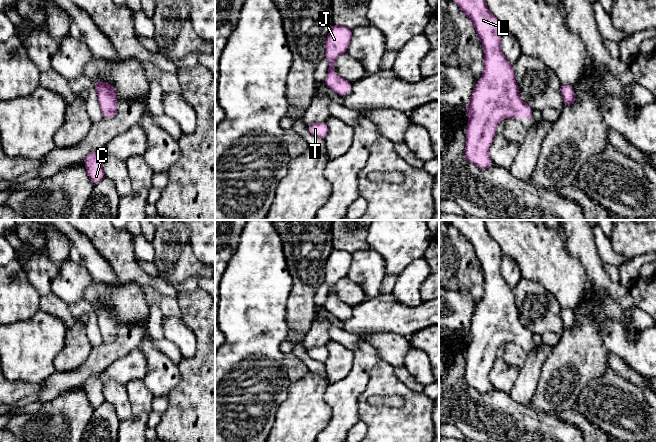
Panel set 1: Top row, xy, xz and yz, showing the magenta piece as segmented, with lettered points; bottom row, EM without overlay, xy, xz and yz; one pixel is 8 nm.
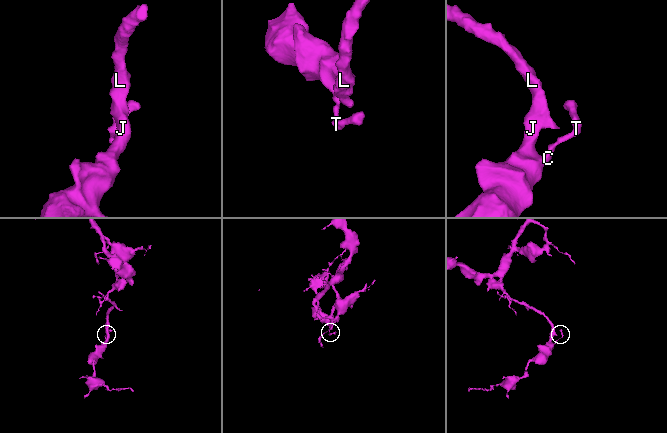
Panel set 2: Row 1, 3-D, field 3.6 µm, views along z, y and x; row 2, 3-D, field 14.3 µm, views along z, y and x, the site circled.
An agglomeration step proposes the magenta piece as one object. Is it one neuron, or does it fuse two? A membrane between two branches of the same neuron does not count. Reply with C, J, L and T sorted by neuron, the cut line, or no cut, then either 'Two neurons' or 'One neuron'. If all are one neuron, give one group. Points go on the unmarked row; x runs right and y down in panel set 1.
Groups: C J L T. No split. One neuron

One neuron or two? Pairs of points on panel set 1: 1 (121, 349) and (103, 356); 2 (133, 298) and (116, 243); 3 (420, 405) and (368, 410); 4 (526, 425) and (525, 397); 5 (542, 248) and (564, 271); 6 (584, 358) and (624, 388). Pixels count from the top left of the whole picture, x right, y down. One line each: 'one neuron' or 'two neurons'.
1: one neuron
2: two neurons
3: one neuron
4: two neurons
5: one neuron
6: two neurons

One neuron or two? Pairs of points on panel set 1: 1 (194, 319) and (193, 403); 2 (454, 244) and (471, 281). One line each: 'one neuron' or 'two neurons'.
1: one neuron
2: one neuron

